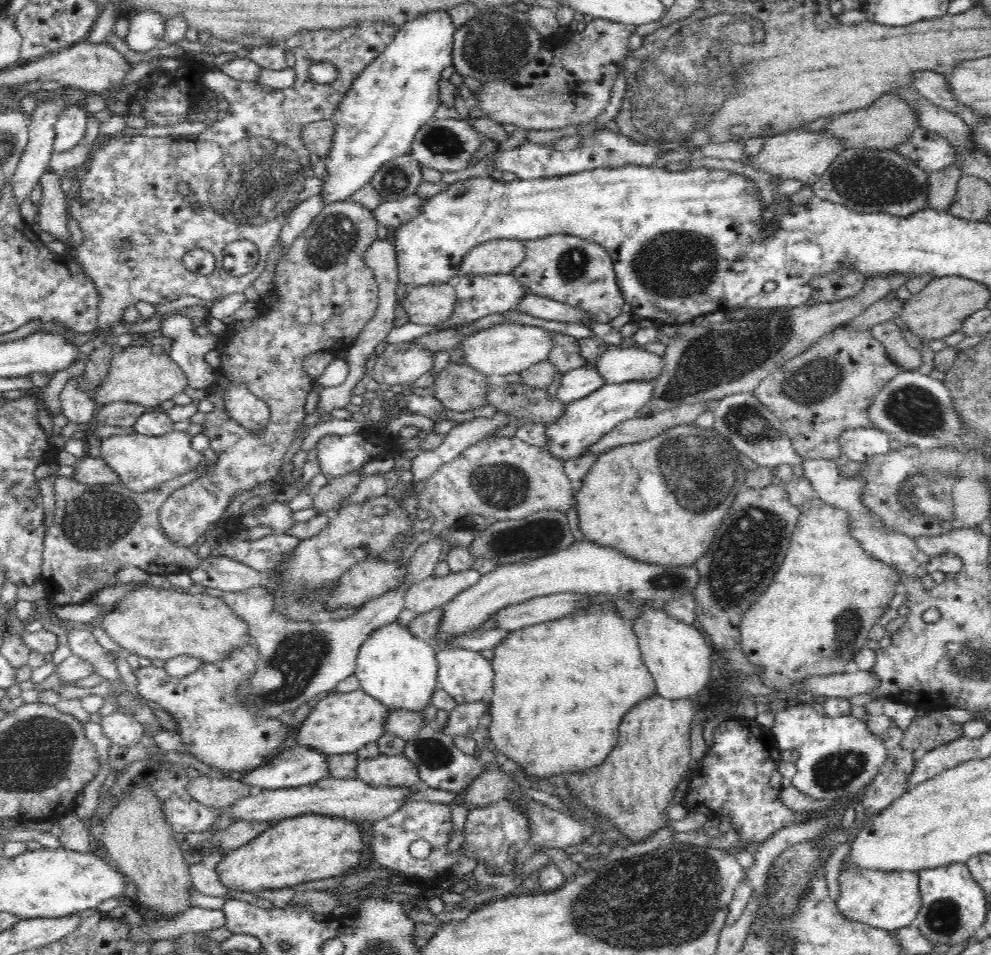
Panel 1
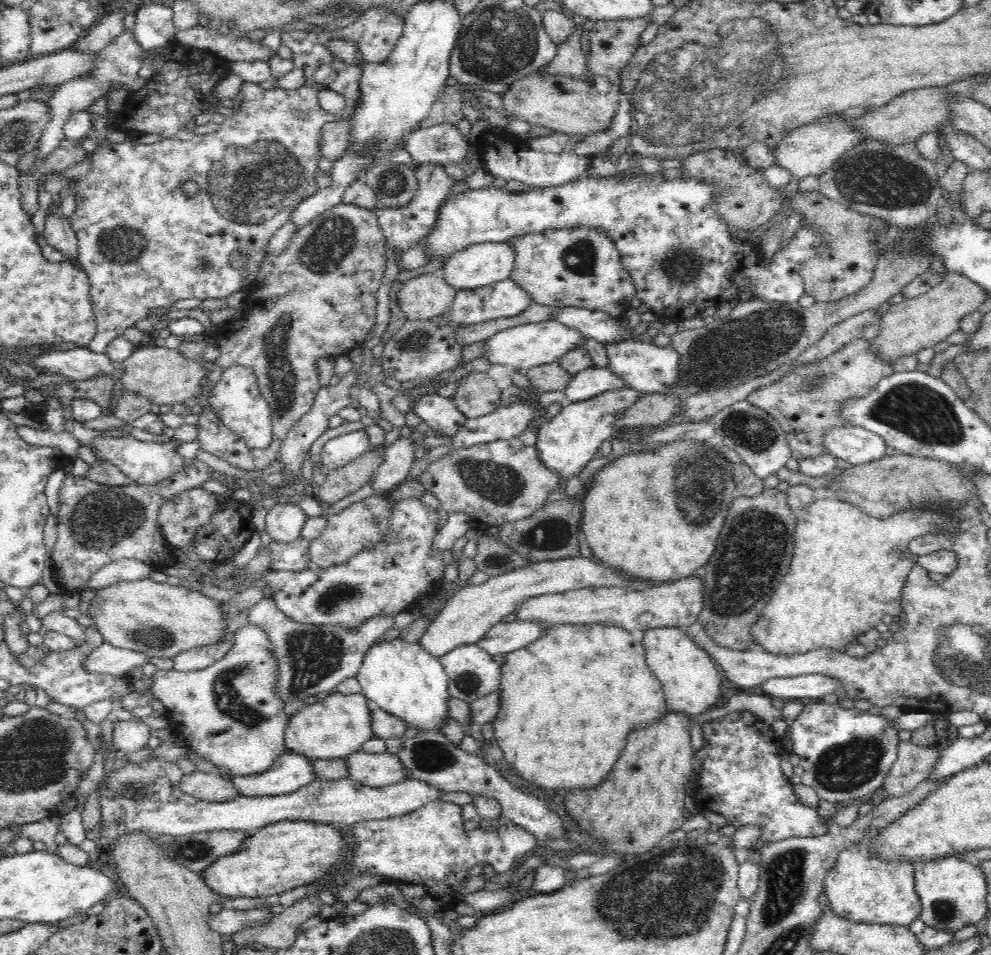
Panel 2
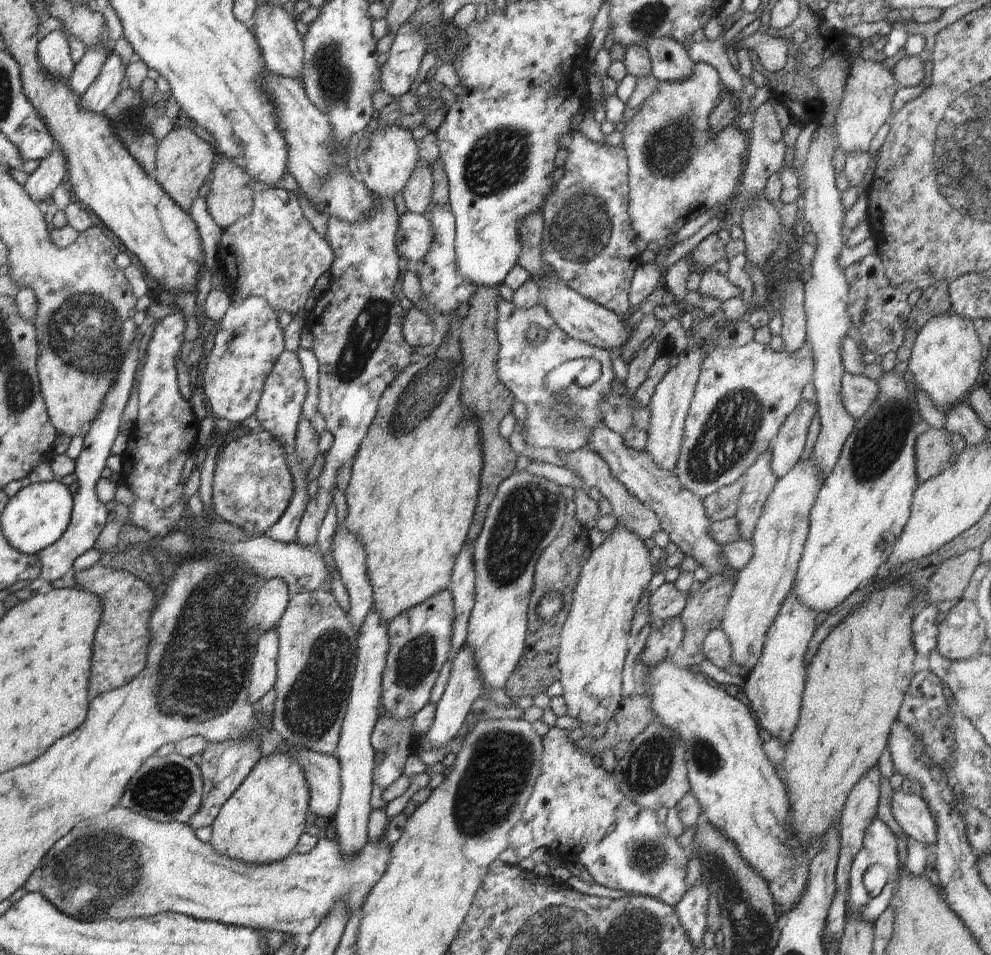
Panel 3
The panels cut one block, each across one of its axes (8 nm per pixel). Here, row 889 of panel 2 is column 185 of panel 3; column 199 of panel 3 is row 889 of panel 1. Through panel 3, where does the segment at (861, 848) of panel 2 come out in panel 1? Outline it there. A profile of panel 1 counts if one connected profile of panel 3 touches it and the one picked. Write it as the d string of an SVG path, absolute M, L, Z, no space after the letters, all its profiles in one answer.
M846 863L839 874L840 896L835 900L840 912L849 919L894 932L912 925L921 909L918 871L862 870Z

